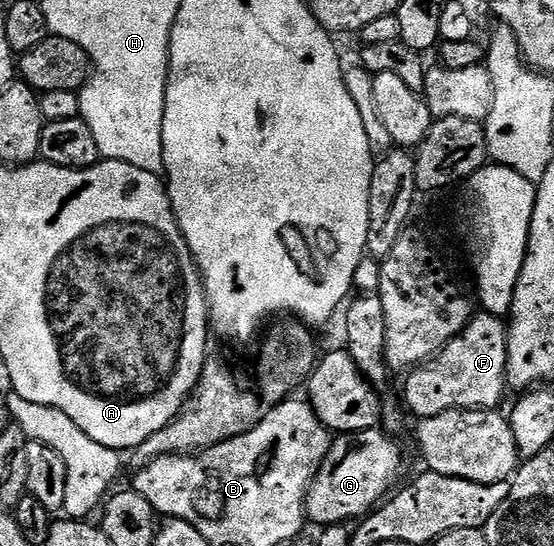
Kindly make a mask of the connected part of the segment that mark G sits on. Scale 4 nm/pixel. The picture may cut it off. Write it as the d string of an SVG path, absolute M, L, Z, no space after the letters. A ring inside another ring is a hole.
M377 428L359 430L357 434L341 434L333 441L326 460L320 465L312 487L308 490L308 518L316 521L317 527L348 524L351 523L351 518L359 520L365 514L372 513L393 493L394 487L401 481L400 469L404 466L404 458L400 455L399 444L391 437L395 438L391 433Z

